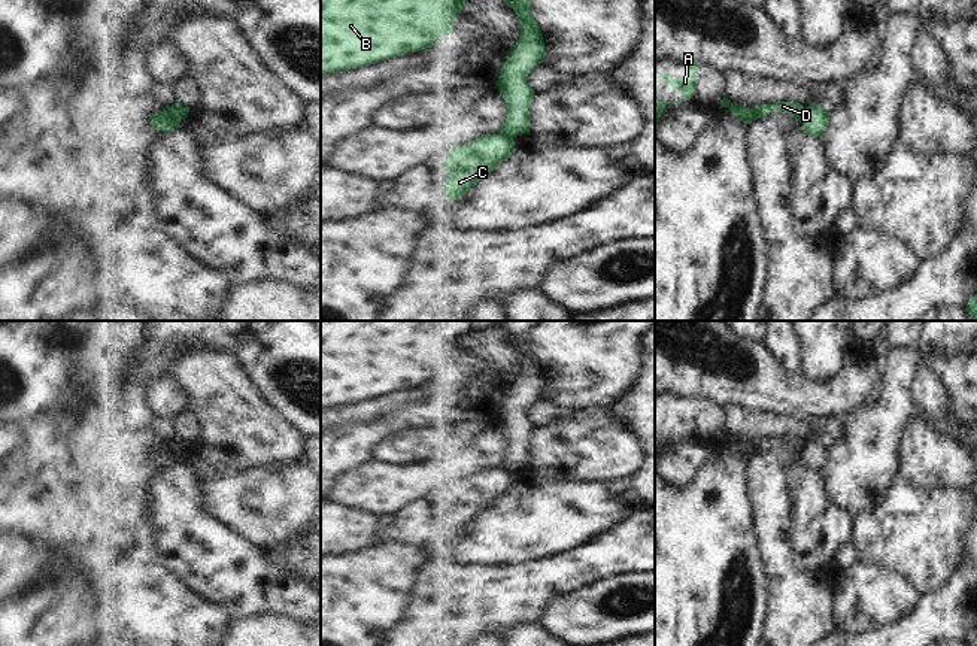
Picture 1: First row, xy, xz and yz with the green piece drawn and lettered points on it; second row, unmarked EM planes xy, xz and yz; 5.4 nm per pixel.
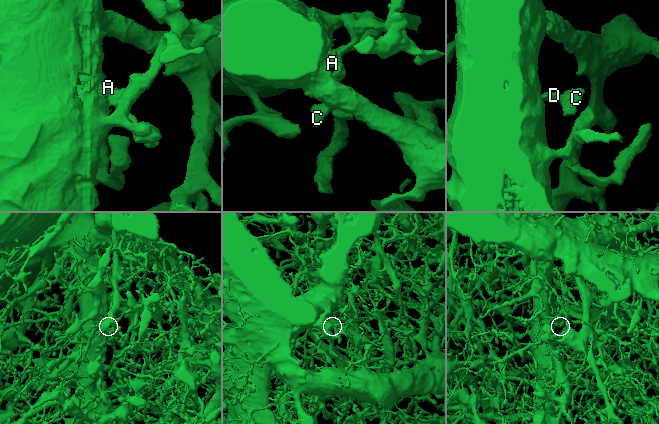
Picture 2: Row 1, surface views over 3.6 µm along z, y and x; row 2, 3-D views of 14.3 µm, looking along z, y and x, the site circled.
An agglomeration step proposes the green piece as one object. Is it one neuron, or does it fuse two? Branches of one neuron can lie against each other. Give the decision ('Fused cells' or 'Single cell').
Fused cells.

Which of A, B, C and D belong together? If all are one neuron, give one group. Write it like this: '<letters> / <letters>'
A B D / C

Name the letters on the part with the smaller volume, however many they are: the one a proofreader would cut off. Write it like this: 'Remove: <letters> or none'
Remove: C

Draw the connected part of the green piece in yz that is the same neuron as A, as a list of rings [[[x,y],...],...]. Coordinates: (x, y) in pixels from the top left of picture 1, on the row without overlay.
[[[686,397],[686,403],[689,404],[689,407],[680,413],[673,413],[670,407],[659,409],[659,412],[668,415],[668,418],[673,421],[674,427],[679,427],[680,424],[683,425],[683,428],[685,428],[683,434],[692,433],[697,427],[698,415],[697,415],[695,406],[700,403],[700,398]]]

